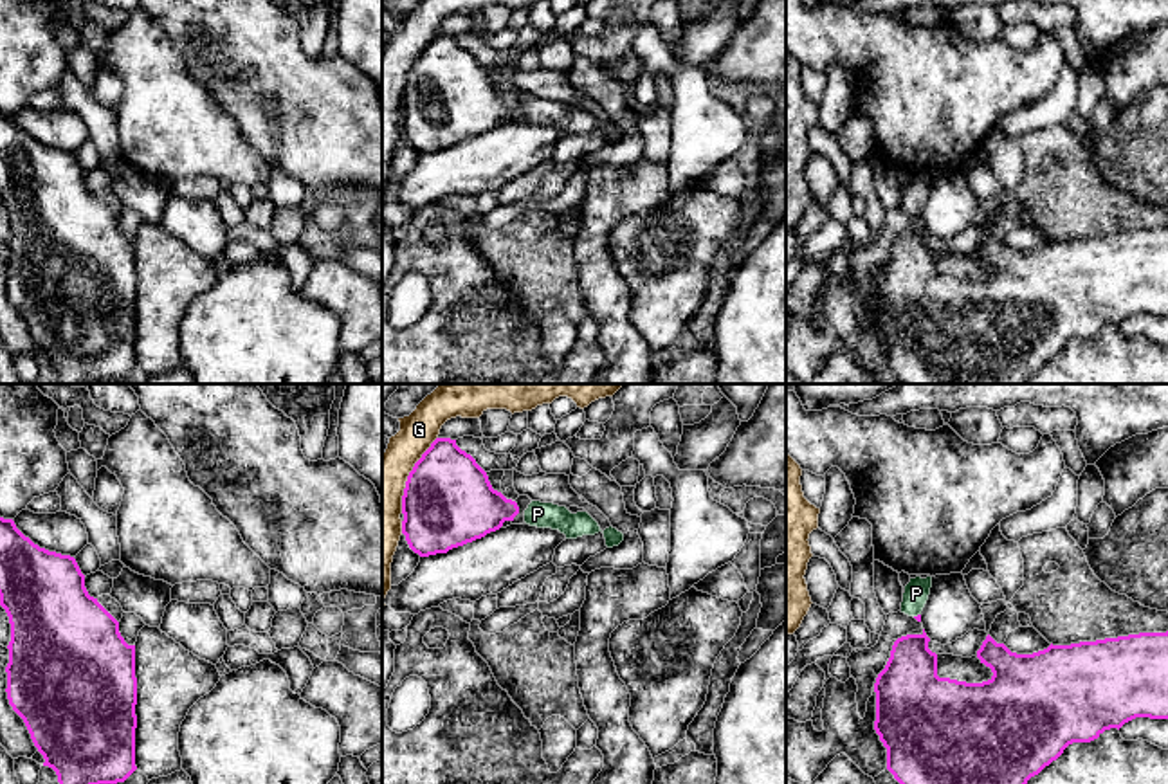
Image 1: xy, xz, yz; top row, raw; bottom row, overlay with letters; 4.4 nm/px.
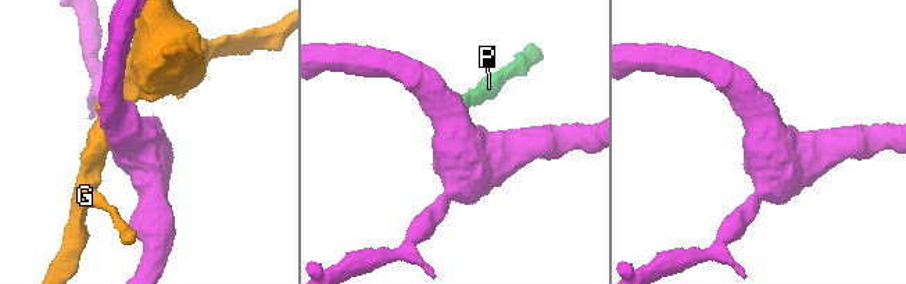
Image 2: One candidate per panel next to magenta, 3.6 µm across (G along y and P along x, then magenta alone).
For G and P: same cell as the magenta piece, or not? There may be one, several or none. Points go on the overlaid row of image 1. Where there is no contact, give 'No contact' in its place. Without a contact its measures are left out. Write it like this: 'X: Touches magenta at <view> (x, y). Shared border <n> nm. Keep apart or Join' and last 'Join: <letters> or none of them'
G: Touches magenta at xz (410, 474). Shared border 380 nm. Keep apart
P: Touches magenta at yz (918, 615). Shared border 40 nm. Join
Join: P

